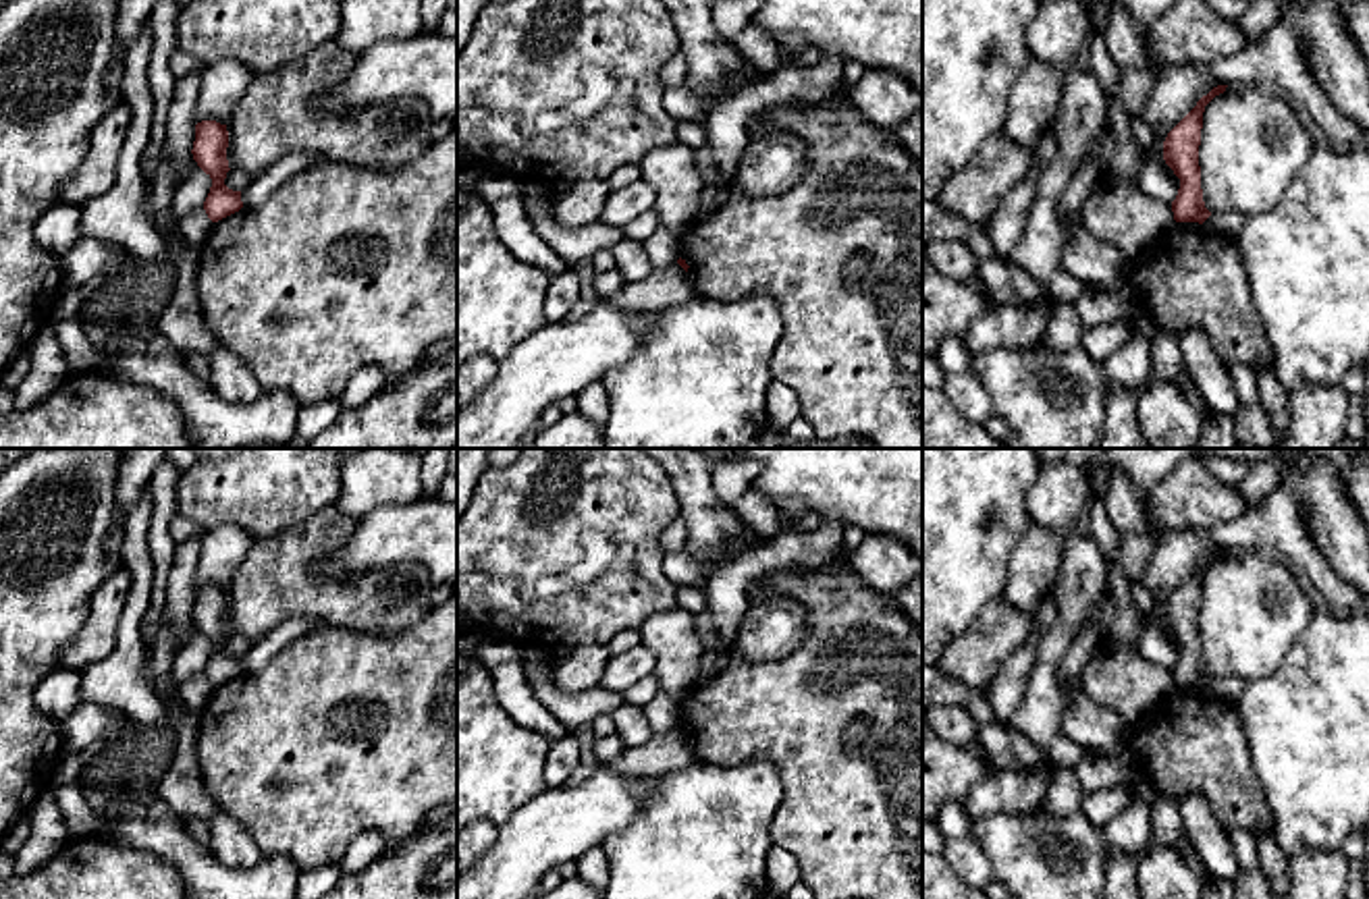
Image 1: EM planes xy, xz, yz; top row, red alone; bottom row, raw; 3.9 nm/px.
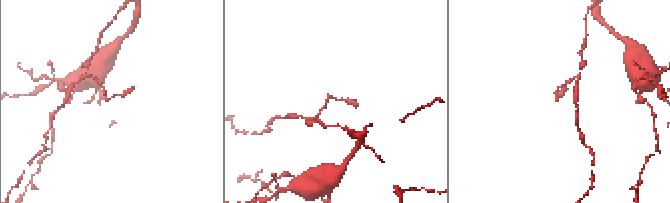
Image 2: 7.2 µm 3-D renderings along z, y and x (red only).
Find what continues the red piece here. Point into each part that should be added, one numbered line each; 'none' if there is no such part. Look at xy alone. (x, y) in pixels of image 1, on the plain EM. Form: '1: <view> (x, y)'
none

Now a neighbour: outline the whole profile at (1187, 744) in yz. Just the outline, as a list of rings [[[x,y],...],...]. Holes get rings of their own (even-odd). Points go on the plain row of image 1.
[[[1174,687],[1128,727],[1126,752],[1167,799],[1205,795],[1226,833],[1240,826],[1255,837],[1273,835],[1273,814],[1251,768],[1234,704]]]

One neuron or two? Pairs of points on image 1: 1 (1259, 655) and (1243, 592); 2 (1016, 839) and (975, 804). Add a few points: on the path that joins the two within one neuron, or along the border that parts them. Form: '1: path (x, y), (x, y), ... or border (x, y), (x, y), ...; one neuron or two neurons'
1: path (1249, 640), (1249, 607); one neuron
2: border (1035, 808), (1029, 812), (991, 812), (973, 821); two neurons

